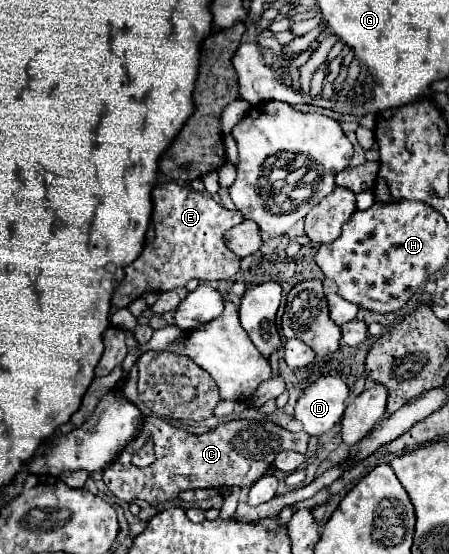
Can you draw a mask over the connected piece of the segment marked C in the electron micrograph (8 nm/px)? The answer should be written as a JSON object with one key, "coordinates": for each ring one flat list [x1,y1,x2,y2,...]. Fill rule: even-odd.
{"coordinates":[[144,416,142,418,142,426,140,432,134,440,130,440,120,454,102,470,102,482,106,484,106,488,120,500,124,502,134,502,134,500,146,500,148,504,160,504,172,498,178,498,178,492,182,490,190,490,190,488,202,488,202,490,212,490,212,488,232,488,232,486,252,486,274,462,274,458,280,452,286,450,294,450,300,454,306,454,308,448,308,440,310,436,306,432,288,432,286,428,270,422,270,420,230,420,230,422,222,422,216,428,212,428,206,434,188,434,186,430,180,430,172,424,168,424,162,418,154,418,154,416],[152,436,154,438,154,448,156,448,156,462,150,464,148,468,136,468,130,464,132,454,146,442,146,438]]}

